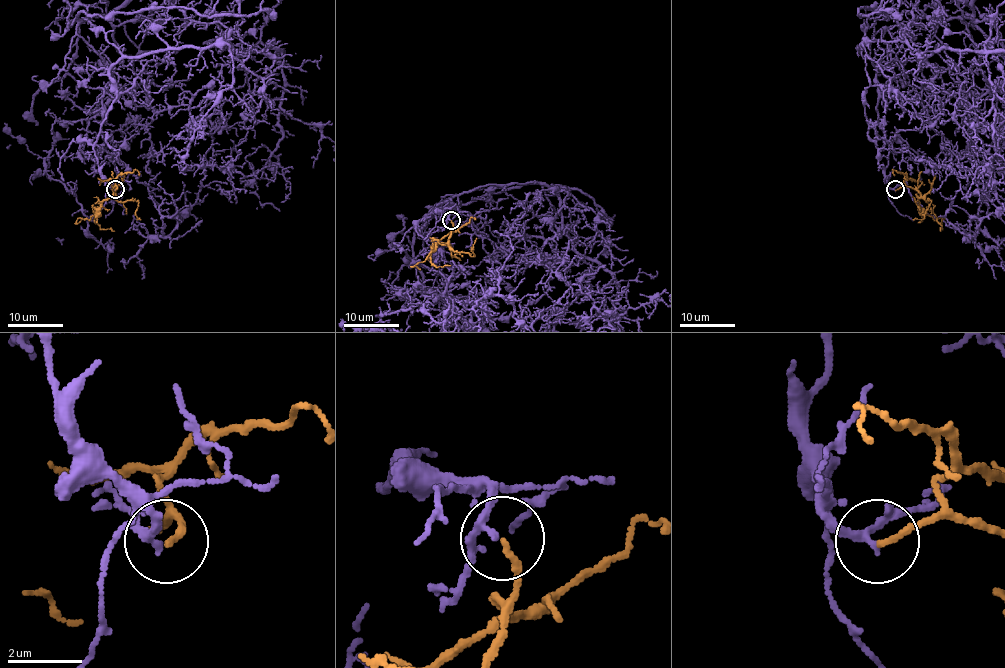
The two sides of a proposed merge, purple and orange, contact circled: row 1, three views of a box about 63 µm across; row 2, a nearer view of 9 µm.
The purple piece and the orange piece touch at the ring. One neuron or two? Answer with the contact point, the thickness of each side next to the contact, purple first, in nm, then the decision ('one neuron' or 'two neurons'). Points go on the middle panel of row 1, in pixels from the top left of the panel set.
place (451, 220); calibres 160 and 140 nm; one neuron

